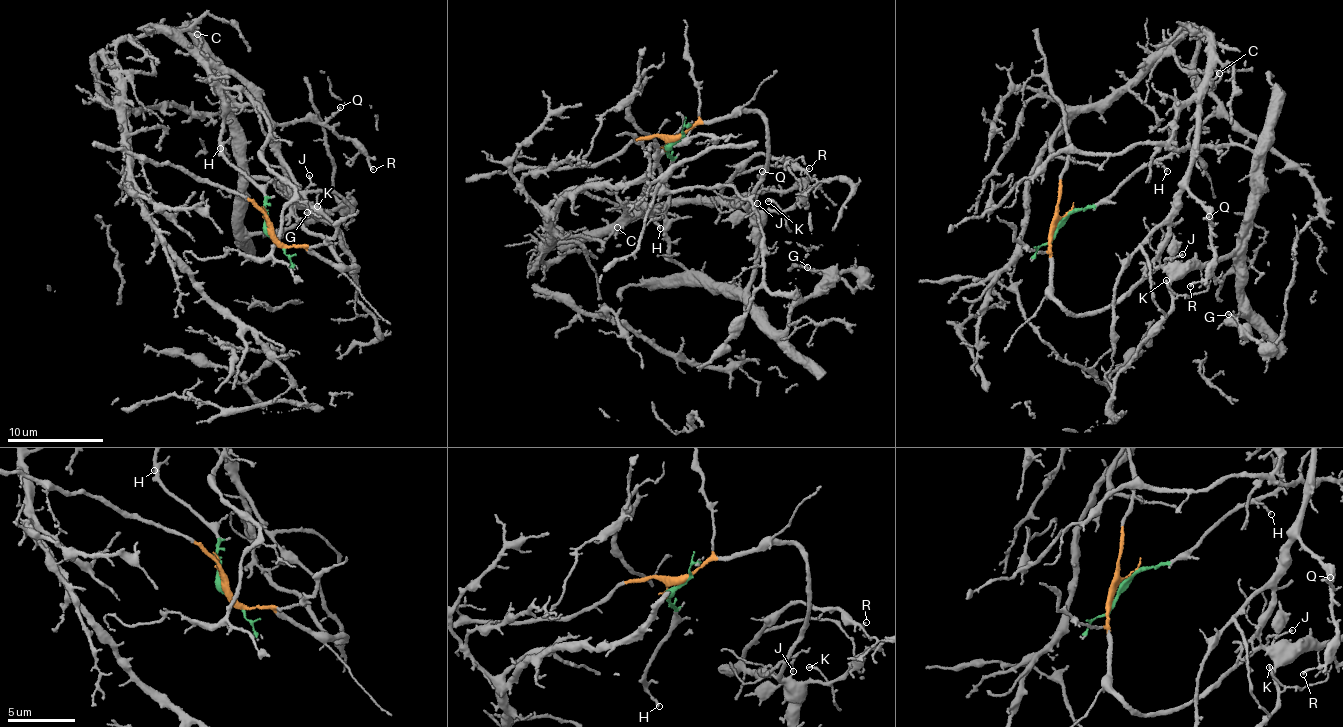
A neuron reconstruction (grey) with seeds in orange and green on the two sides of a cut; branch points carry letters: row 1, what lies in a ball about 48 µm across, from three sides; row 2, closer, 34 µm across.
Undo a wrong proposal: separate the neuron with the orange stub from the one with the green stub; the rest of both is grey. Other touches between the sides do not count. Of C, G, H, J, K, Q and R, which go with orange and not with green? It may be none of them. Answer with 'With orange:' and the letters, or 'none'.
With orange: G, J, K

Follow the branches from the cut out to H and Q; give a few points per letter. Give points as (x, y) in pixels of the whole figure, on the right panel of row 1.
H: (1058, 224), (1068, 215), (1109, 200), (1132, 173), (1154, 161), (1168, 171)
Q: (1058, 224), (1109, 200), (1132, 173), (1172, 151), (1174, 121), (1196, 101), (1188, 186), (1210, 224), (1209, 217)

